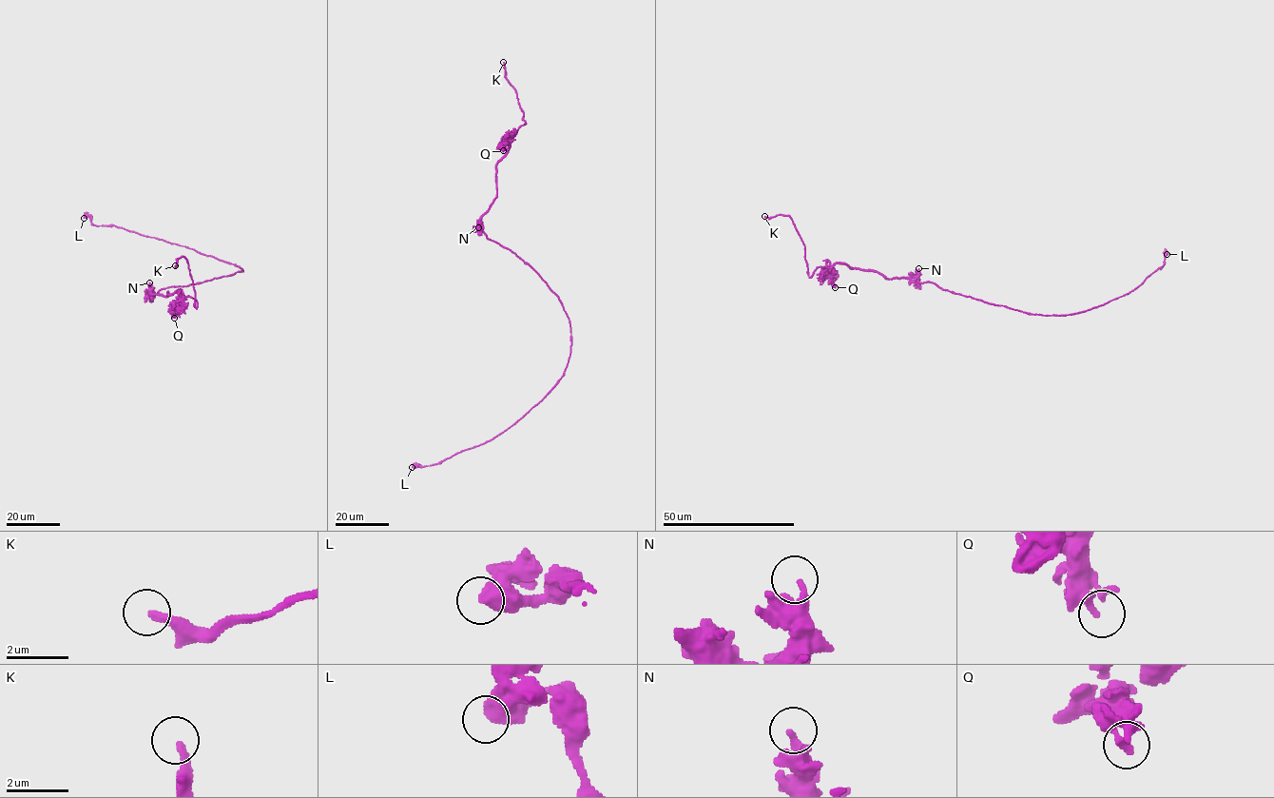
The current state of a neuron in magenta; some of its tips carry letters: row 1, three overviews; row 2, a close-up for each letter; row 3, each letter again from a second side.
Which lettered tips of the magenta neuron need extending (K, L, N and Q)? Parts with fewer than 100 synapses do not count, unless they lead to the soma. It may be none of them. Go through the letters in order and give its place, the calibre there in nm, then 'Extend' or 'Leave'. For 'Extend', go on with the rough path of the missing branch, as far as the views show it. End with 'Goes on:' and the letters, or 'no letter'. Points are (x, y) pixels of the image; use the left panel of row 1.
K: Place: (175, 265). Thickness 240 nm. Extend
L: Place: (84, 218). Thickness 650 nm. Leave
N: Place: (149, 282). Thickness 240 nm. Leave
Q: Place: (174, 318). Thickness 260 nm. Leave
Goes on: K

